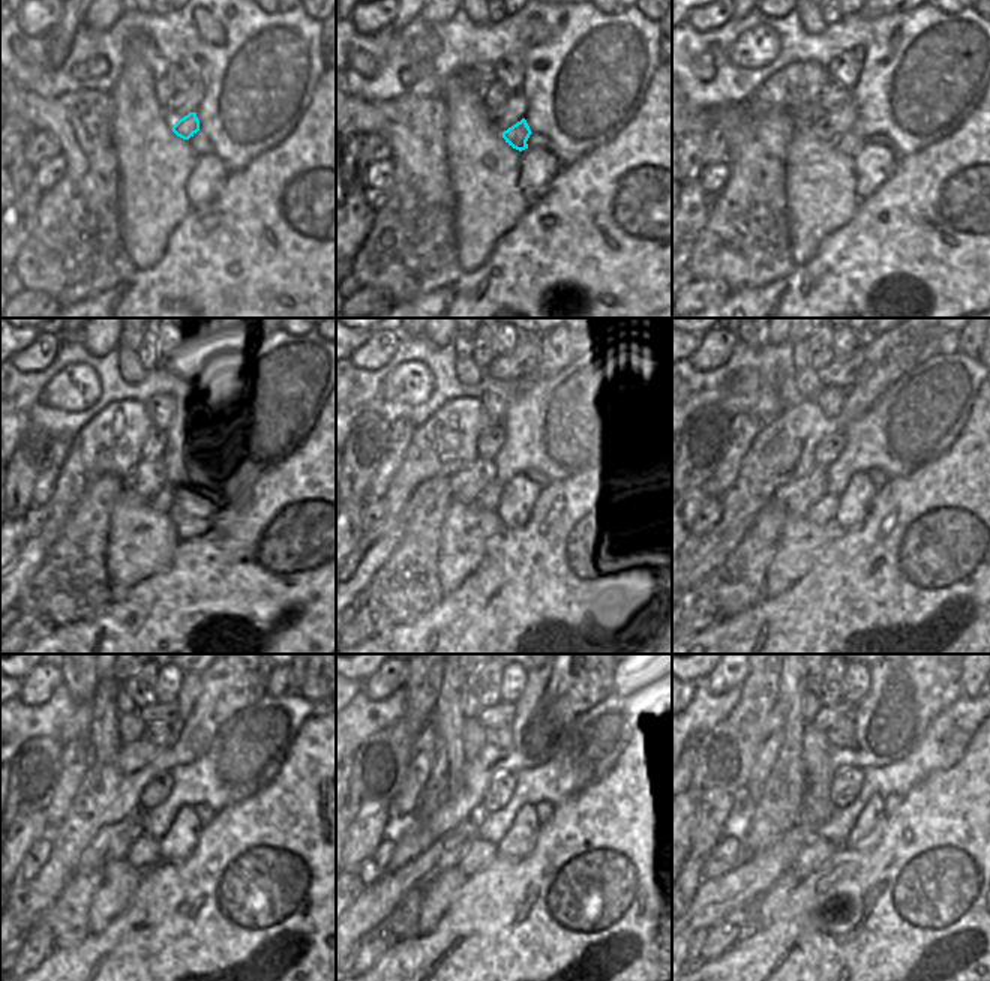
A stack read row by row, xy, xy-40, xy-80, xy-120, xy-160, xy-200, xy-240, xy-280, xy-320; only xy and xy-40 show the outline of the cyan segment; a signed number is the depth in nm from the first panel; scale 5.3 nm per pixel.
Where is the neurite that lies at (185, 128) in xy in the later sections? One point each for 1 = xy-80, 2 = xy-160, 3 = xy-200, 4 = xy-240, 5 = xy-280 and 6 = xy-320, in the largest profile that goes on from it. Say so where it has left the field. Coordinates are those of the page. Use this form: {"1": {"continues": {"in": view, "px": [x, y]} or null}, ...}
{"1": {"continues": {"in": "xy-80", "px": [849, 143]}}, "2": {"continues": {"in": "xy-160", "px": [489, 500]}}, "3": {"continues": {"in": "xy-200", "px": [821, 512]}}, "4": {"continues": {"in": "xy-240", "px": [146, 852]}}, "5": {"continues": {"in": "xy-280", "px": [480, 854]}}, "6": {"continues": {"in": "xy-320", "px": [815, 852]}}}

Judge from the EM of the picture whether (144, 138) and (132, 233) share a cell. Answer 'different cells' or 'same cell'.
same cell

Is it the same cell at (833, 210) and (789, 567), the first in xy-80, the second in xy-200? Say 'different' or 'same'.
same

